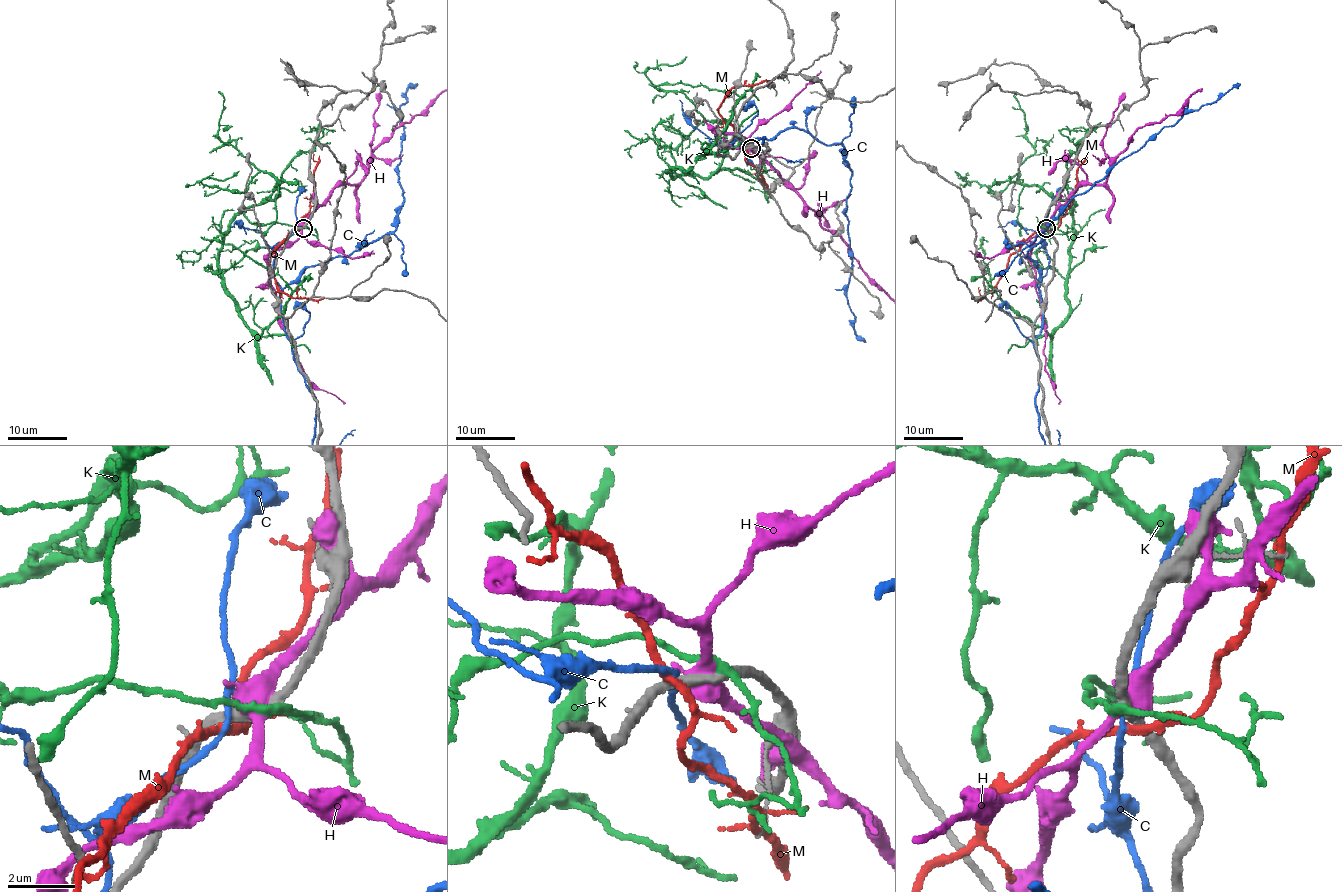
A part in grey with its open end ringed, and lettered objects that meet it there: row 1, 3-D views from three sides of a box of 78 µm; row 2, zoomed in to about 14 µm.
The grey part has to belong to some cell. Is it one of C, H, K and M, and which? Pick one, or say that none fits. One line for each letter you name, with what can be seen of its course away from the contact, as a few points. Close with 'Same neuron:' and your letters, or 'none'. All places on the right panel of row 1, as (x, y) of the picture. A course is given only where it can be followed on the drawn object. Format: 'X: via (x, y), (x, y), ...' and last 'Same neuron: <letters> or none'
Same neuron: none

